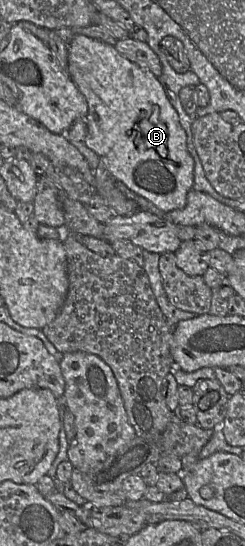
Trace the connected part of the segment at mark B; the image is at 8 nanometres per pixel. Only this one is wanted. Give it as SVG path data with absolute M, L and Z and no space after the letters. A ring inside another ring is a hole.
M81 34L68 43L67 72L87 102L85 144L98 155L112 177L165 213L184 208L187 194L193 189L194 160L187 149L187 136L178 113L159 79L122 56L114 46Z

